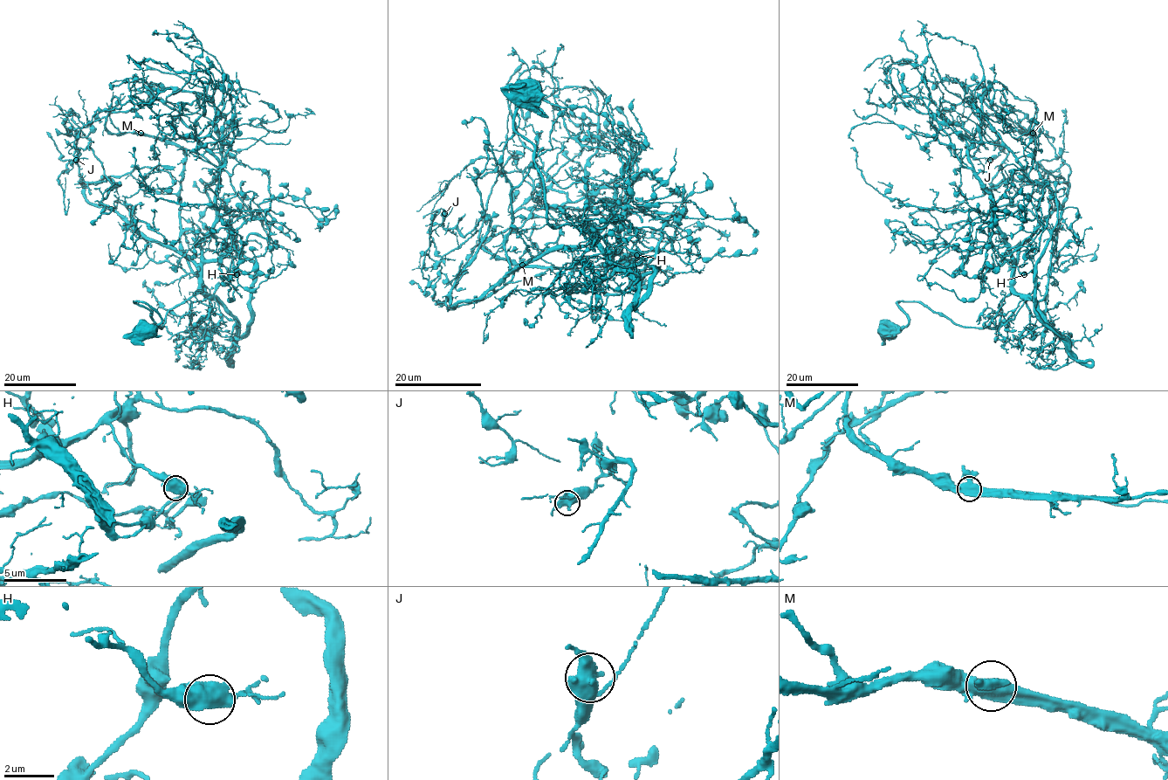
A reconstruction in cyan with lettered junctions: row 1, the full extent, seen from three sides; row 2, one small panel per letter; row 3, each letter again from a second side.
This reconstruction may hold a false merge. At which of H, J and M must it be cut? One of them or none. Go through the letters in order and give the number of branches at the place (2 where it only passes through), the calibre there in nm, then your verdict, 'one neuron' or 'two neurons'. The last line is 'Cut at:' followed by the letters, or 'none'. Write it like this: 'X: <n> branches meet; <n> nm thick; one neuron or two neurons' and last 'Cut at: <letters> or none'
H: 3 branches meet; 480 nm thick; one neuron
J: 3 branches meet; 500 nm thick; one neuron
M: 3 branches meet; 500 nm thick; two neurons
Cut at: M

